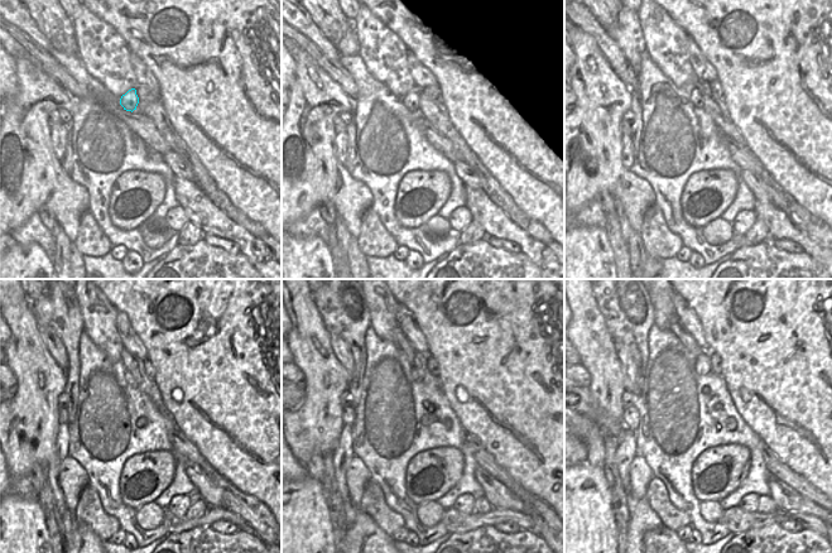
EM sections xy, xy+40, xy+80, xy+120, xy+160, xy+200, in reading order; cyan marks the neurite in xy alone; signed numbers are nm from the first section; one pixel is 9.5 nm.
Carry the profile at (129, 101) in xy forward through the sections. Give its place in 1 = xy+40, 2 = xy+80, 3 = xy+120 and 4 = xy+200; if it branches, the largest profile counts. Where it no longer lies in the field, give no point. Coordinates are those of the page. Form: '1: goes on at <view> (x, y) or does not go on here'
1: goes on at xy+40 (412, 100)
2: goes on at xy+80 (702, 91)
3: goes on at xy+120 (136, 374)
4: goes on at xy+200 (703, 360)

